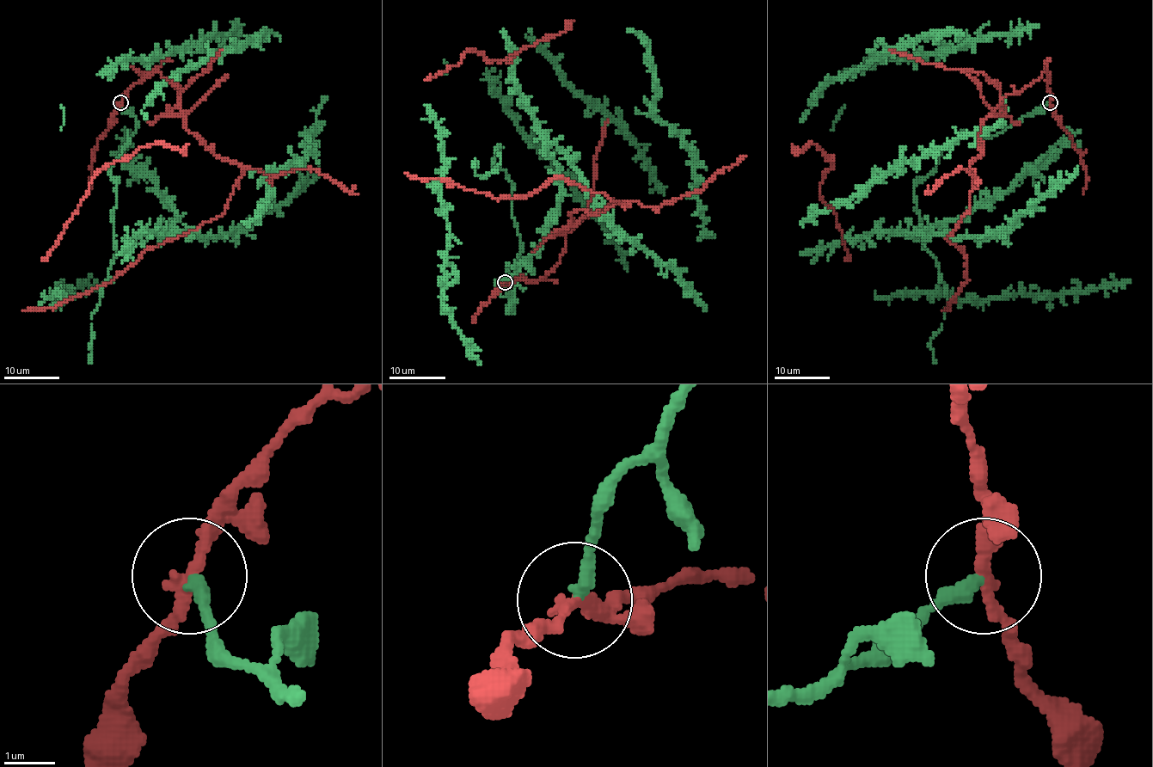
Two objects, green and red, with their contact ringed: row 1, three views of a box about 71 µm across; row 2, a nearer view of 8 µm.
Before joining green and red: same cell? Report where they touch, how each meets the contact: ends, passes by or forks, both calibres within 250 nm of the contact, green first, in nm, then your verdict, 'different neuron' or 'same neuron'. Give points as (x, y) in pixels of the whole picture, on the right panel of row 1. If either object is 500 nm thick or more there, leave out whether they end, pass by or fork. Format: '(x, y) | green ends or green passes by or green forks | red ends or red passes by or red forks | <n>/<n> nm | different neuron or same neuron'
(1050, 102) | green ends | red passes by | 280/240 nm | different neuron

